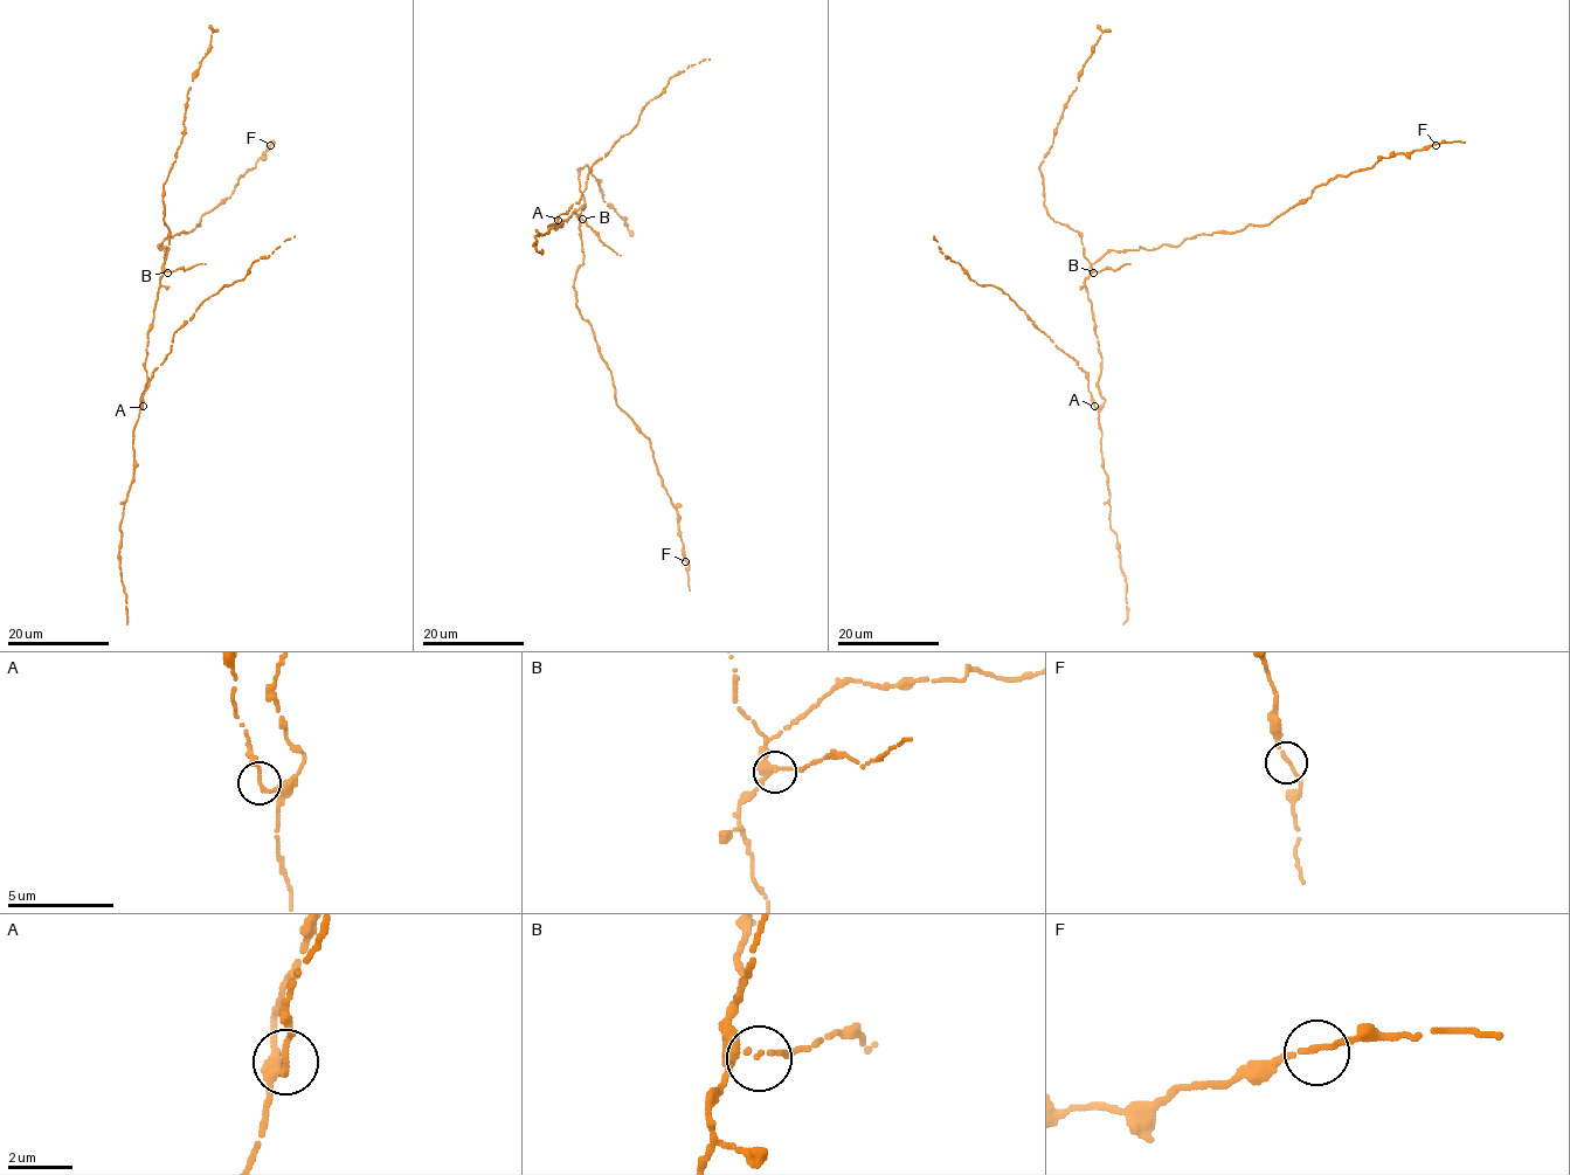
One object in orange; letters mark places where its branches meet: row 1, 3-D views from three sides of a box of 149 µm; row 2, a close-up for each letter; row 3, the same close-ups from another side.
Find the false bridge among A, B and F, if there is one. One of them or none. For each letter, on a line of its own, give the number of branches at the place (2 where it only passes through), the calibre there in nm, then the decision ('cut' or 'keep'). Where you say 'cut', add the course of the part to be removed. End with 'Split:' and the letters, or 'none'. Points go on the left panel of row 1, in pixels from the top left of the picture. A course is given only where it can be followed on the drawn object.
A: 2 branches meet; 150 nm thick; keep
B: 2 branches meet; 170 nm thick; keep
F: 2 branches meet; 160 nm thick; keep
Split: none

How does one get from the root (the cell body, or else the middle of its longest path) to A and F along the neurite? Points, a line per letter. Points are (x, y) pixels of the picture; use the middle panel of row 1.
A: (575, 209), (555, 230), (557, 220)
F: (575, 209), (583, 253), (576, 306), (610, 370), (615, 403), (650, 440), (685, 561)

